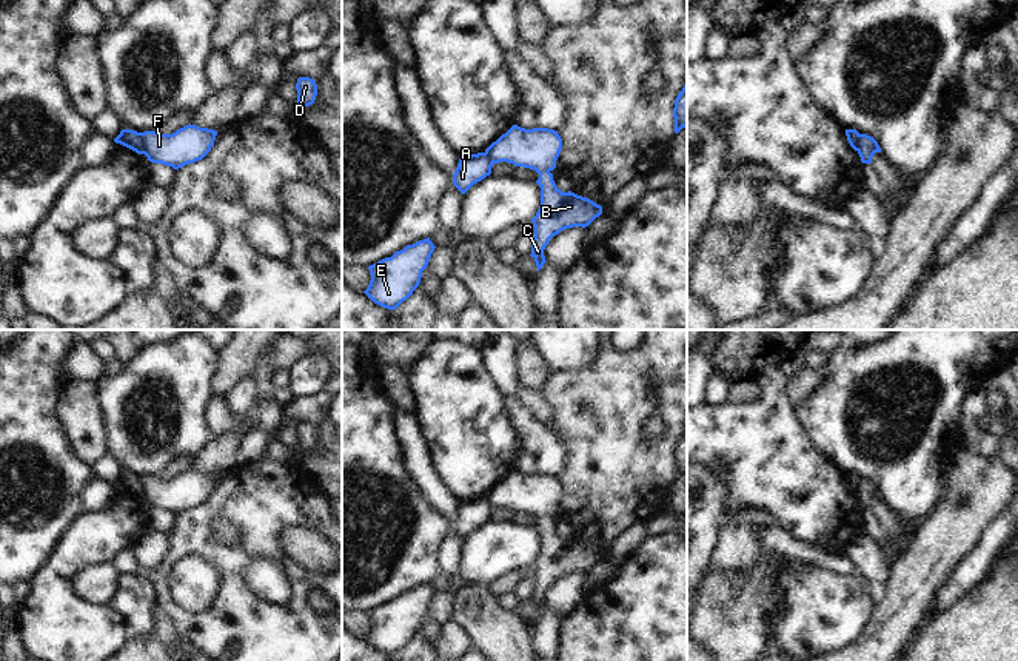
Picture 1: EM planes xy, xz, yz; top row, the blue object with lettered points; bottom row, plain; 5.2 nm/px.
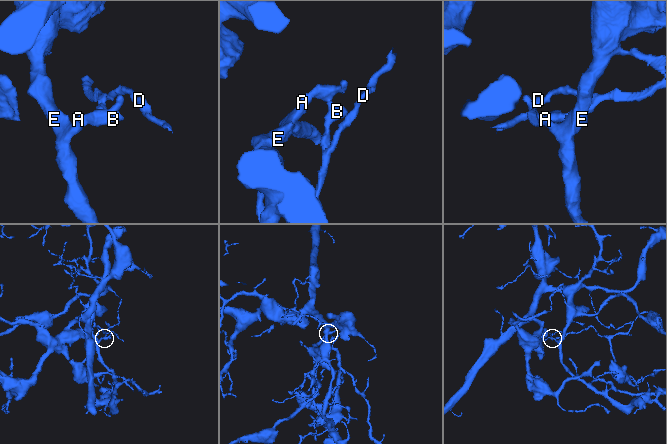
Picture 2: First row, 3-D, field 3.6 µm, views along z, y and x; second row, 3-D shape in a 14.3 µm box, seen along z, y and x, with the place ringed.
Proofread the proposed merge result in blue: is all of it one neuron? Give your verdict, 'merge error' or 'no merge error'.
merge error

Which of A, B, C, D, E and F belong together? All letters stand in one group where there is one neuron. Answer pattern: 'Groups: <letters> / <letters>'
Groups: A E / B C D F

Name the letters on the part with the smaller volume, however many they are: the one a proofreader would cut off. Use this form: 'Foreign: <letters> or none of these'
Foreign: B, C, D, F

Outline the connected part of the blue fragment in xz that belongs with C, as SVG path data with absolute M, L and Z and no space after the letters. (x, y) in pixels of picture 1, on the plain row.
M513 470L485 495L493 508L508 507L539 519L536 528L541 532L541 552L531 564L534 582L530 599L537 616L547 607L544 595L553 581L573 572L585 573L602 559L601 550L571 536L562 538L556 532L551 516L556 513L561 495L562 484L558 476L525 475L517 470Z

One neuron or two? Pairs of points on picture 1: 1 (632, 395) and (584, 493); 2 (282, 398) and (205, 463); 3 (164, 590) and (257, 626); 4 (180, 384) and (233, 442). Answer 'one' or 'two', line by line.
1: one
2: one
3: one
4: two

